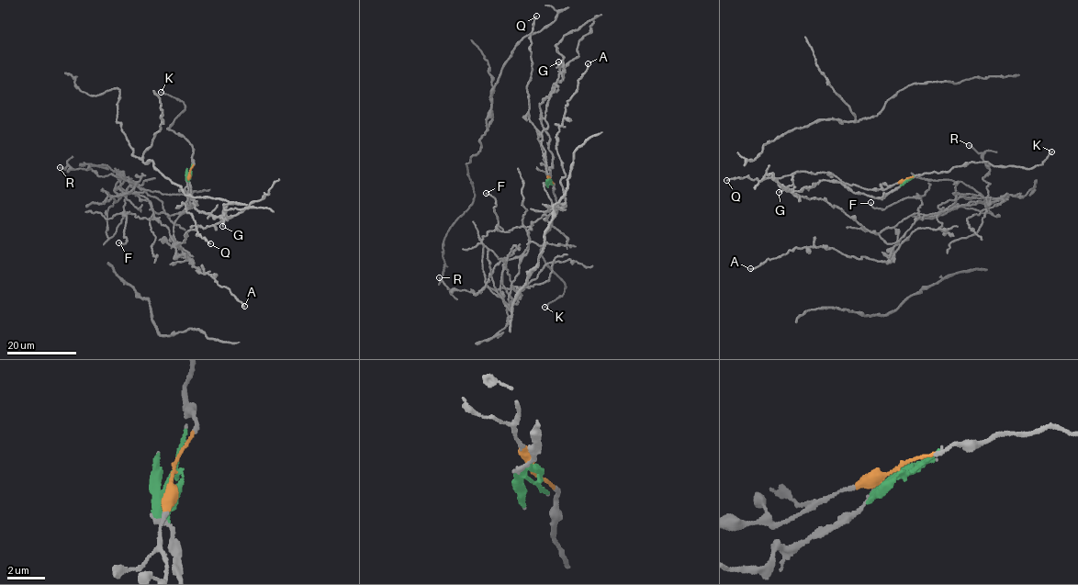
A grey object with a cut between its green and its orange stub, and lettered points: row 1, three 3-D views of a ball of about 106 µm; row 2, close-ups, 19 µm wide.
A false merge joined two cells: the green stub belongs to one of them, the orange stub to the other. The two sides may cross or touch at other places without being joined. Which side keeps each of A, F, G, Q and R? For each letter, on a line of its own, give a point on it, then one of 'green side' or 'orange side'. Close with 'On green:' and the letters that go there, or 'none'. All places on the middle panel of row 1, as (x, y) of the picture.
A: place (588, 63); green side
F: place (486, 193); green side
G: place (558, 61); green side
Q: place (536, 16); orange side
R: place (439, 277); green side
On green: A, F, G, R

